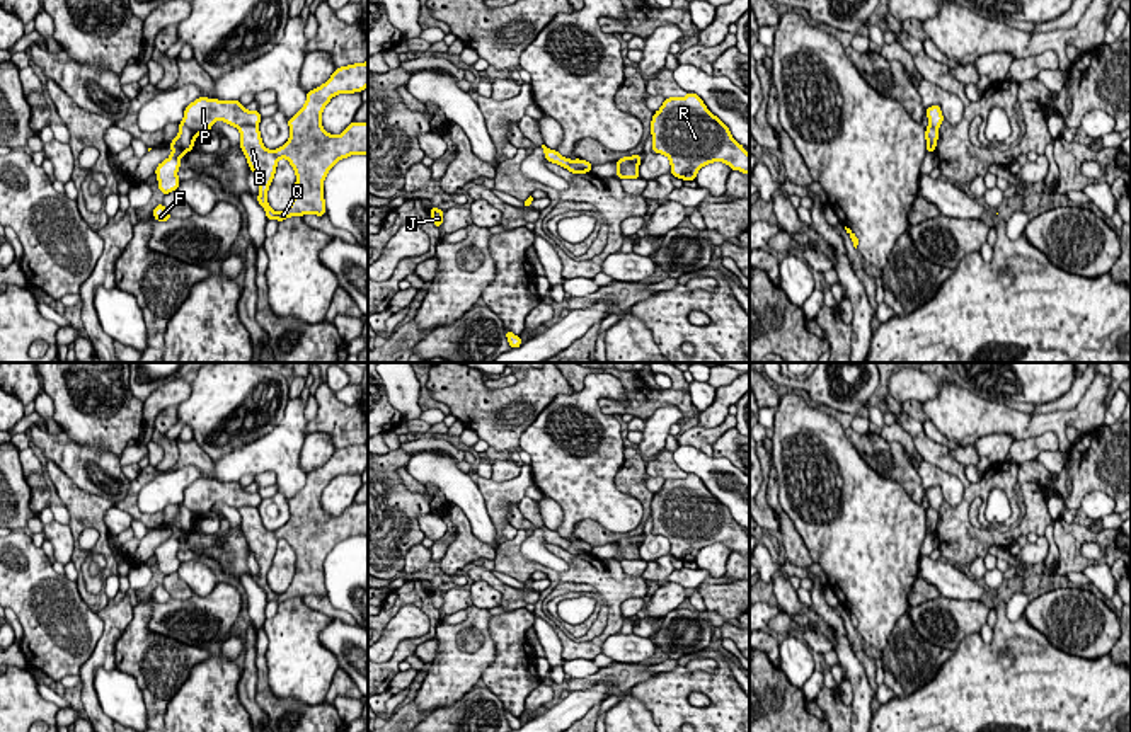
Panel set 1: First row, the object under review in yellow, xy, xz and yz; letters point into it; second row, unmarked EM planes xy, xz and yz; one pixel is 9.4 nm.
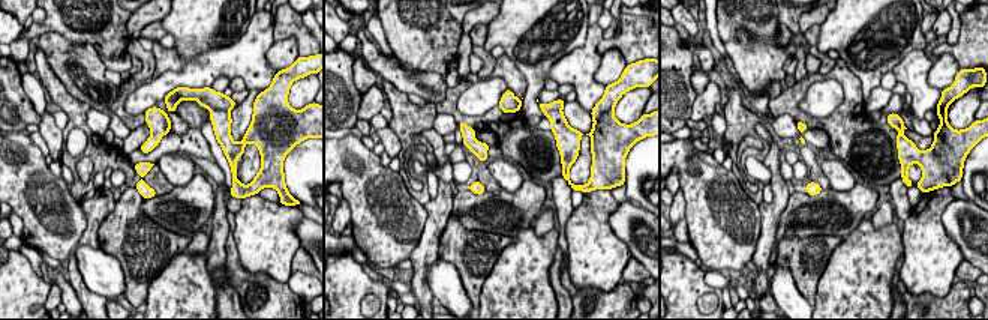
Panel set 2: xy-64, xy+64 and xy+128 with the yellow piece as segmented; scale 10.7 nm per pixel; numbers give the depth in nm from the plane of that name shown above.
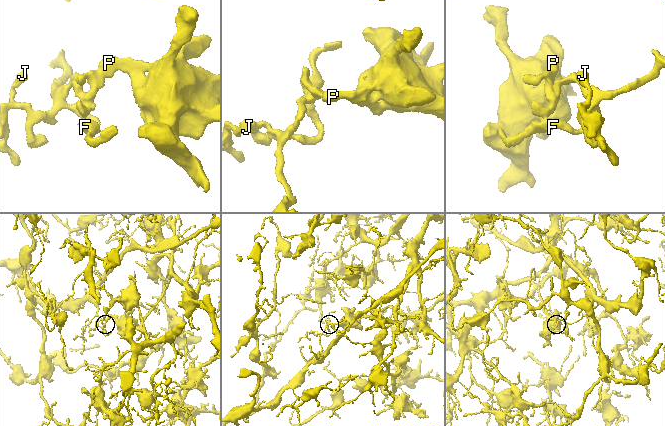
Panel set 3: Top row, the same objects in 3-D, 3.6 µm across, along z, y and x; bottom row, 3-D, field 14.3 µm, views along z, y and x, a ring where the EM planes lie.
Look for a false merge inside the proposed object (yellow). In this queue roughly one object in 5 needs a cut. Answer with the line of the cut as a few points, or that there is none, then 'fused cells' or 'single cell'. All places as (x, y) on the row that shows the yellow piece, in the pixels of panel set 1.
xy (183, 121), (196, 133) | fused cells

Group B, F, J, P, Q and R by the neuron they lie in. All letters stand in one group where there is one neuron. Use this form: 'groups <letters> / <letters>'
groups B P Q R / F J

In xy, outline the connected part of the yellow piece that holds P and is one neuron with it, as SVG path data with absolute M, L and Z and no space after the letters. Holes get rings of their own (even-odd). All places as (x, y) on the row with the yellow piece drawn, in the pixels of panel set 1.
M368 61L336 68L325 83L307 92L305 106L288 119L288 141L276 150L267 150L262 143L257 128L262 119L259 111L247 111L240 100L201 95L186 107L182 123L196 134L210 133L215 121L225 121L238 129L240 148L259 184L257 203L264 208L267 221L303 214L324 216L327 213L324 180L339 160L368 155L368 123L353 121L334 136L324 129L322 112L334 95L361 94L366 85ZM279 158L286 158L296 175L293 199L281 213L267 204L269 184Z

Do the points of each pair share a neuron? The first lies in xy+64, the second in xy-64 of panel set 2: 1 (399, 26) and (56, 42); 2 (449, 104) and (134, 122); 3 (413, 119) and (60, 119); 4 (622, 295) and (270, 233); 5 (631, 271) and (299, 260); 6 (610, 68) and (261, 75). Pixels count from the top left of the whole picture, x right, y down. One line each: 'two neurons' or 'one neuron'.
1: two neurons
2: one neuron
3: two neurons
4: two neurons
5: one neuron
6: two neurons

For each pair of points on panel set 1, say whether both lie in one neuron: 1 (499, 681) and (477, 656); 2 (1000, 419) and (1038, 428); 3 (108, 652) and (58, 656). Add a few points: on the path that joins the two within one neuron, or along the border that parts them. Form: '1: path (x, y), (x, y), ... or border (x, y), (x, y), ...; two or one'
1: border (487, 625), (494, 646), (494, 659), (479, 678); two
2: path (1009, 419), (1029, 426); one
3: border (99, 615), (103, 634), (77, 674); two

